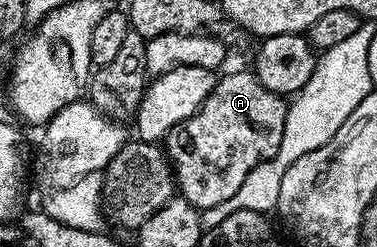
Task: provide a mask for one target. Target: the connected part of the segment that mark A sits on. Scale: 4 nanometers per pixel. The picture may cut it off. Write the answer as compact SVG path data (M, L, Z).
M253 72L219 76L216 87L208 95L208 99L204 99L201 107L188 119L172 127L164 138L164 150L170 158L176 178L176 189L181 197L199 211L216 207L224 203L224 199L232 199L232 195L240 191L240 183L248 179L248 171L276 155L284 133L286 106L287 102L279 94L268 91L268 87L259 83Z

